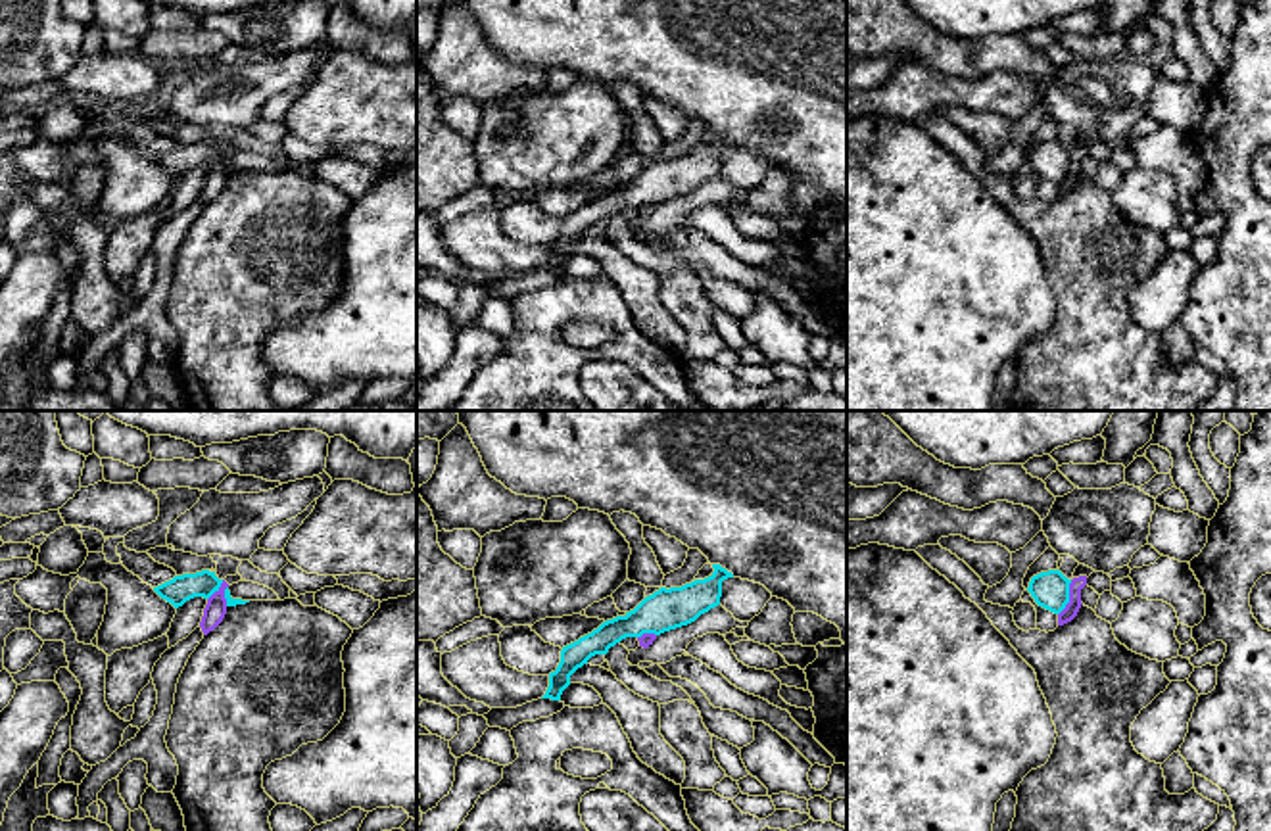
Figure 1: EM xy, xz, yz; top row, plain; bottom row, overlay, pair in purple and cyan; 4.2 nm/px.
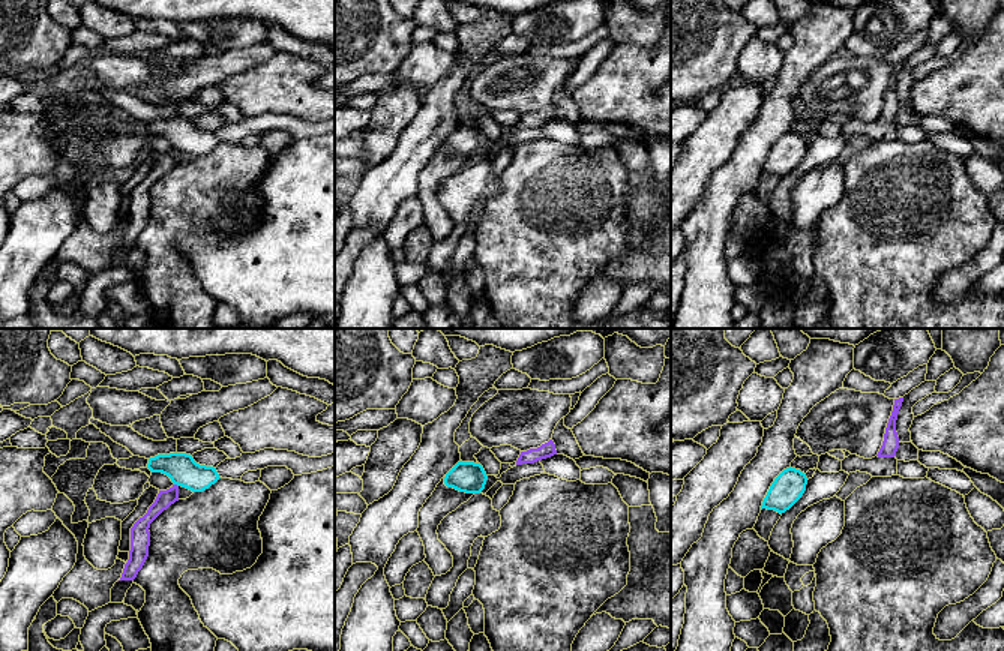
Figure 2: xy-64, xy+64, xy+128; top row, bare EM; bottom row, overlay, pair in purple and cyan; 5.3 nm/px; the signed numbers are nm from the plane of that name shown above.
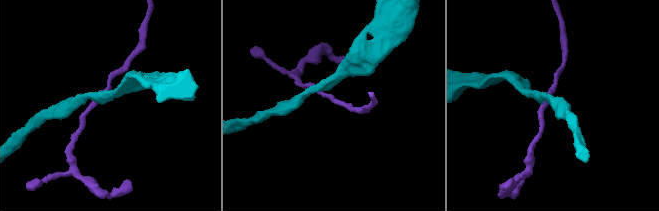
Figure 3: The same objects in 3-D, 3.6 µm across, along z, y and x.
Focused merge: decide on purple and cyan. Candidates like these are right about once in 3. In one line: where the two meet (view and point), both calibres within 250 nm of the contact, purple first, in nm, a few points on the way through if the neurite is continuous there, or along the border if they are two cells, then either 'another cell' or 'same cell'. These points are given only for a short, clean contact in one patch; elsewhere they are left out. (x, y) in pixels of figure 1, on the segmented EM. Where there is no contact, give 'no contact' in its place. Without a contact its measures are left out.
meets purple in yz at (1070, 597); 60 nm thick on the purple side, 160 nm on the other; border along yz (1072, 580), (1068, 603), (1058, 615); another cell

